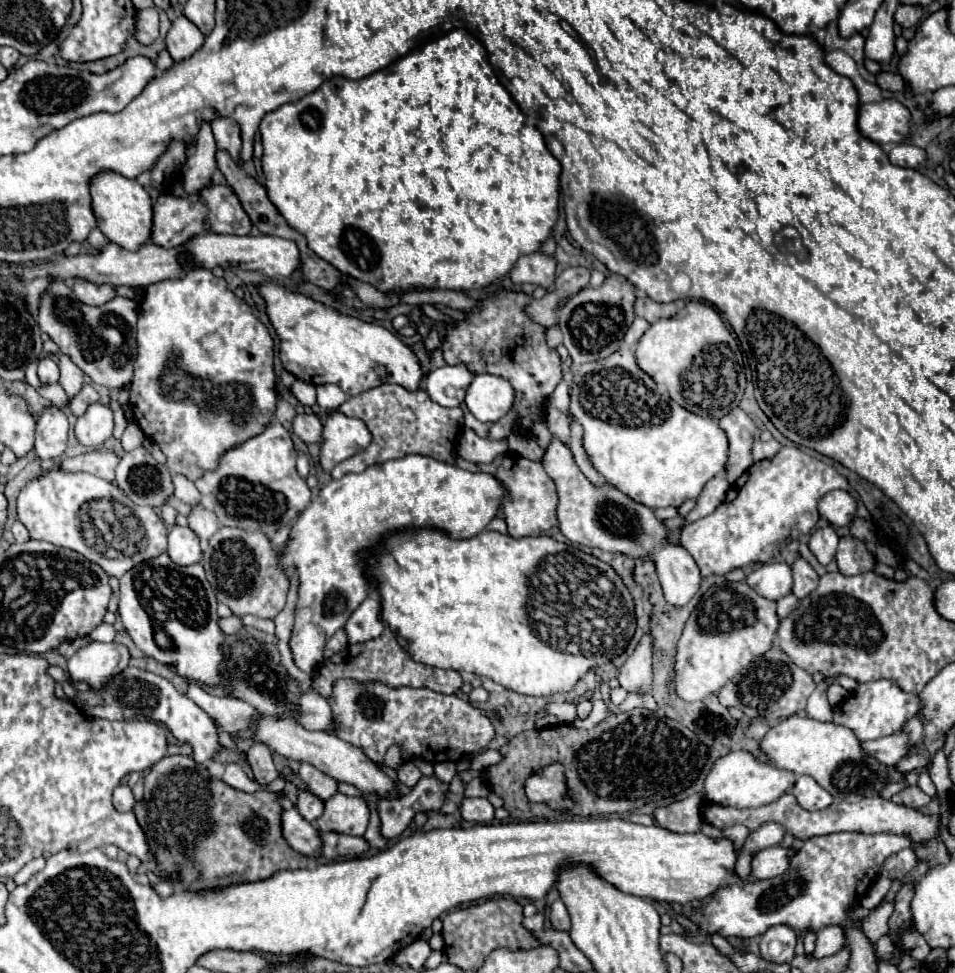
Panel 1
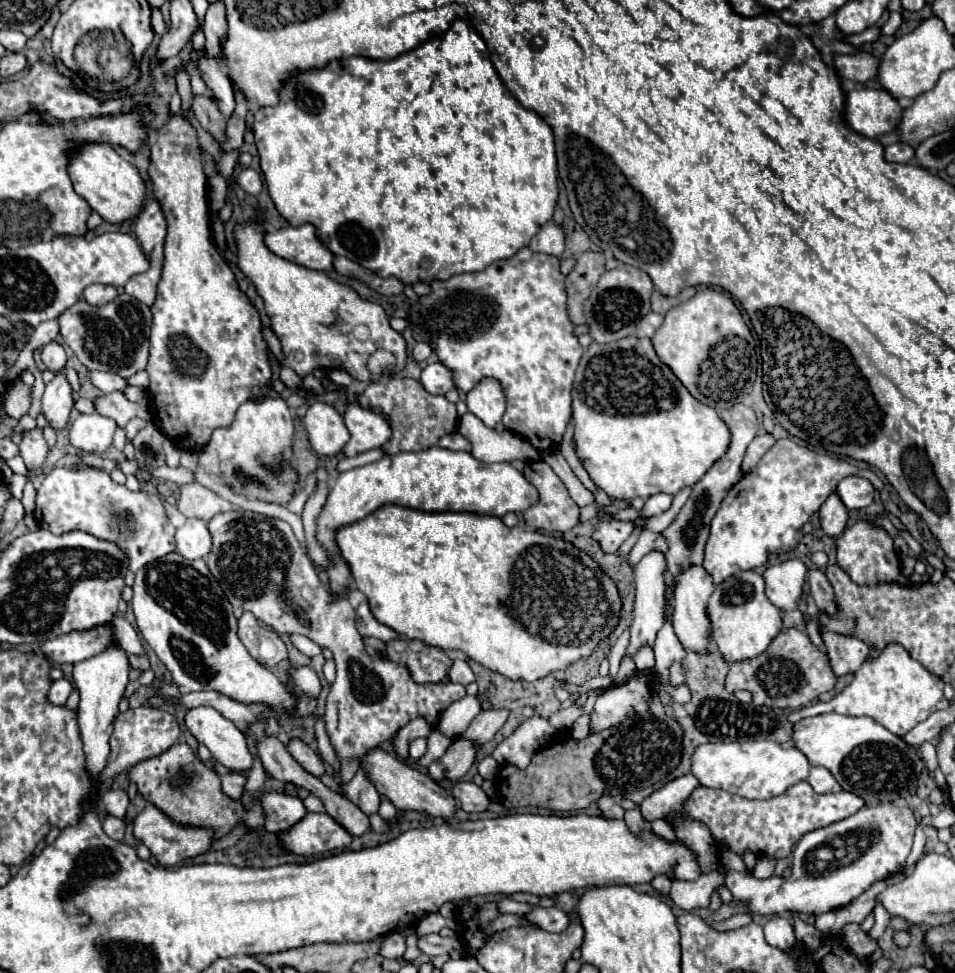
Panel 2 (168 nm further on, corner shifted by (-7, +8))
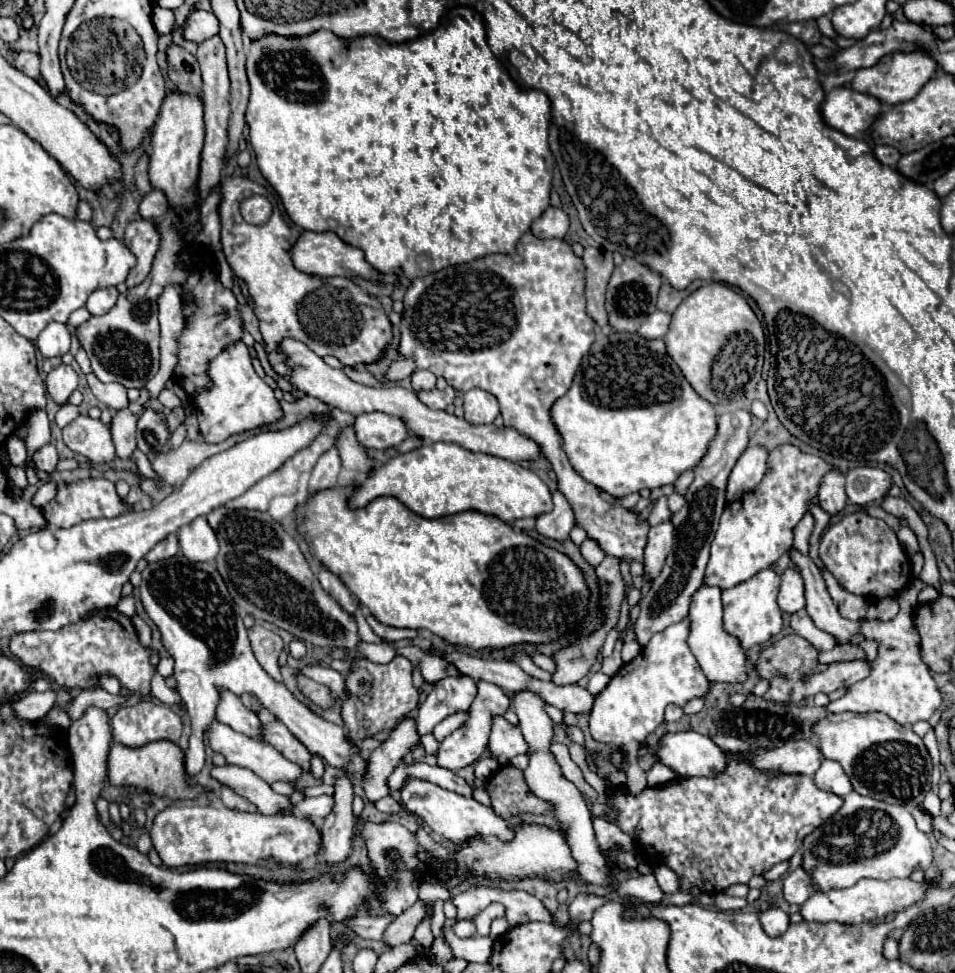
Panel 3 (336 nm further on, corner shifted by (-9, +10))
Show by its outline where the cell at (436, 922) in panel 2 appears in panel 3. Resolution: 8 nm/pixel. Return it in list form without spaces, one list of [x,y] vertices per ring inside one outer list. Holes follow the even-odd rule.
[[[457,921],[457,923],[453,925],[453,929],[455,929],[455,933],[457,933],[459,937],[463,937],[463,939],[477,935],[473,921]]]

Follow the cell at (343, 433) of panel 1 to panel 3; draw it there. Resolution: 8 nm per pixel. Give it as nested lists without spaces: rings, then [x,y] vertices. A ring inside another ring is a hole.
[[[363,413],[355,421],[357,439],[367,449],[397,447],[409,437],[409,429],[399,417],[387,413]]]

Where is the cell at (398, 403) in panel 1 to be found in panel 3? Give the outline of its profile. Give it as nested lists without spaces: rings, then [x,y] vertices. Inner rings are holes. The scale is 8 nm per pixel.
[[[453,387],[431,389],[431,391],[419,391],[417,395],[419,395],[419,401],[431,409],[447,409],[455,399],[455,389]]]

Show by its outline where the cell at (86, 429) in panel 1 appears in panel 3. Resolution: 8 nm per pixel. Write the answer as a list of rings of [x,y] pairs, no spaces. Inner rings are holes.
[[[79,415],[63,427],[63,441],[71,451],[87,457],[95,465],[111,463],[115,459],[111,431],[99,419],[91,419],[89,415]]]

